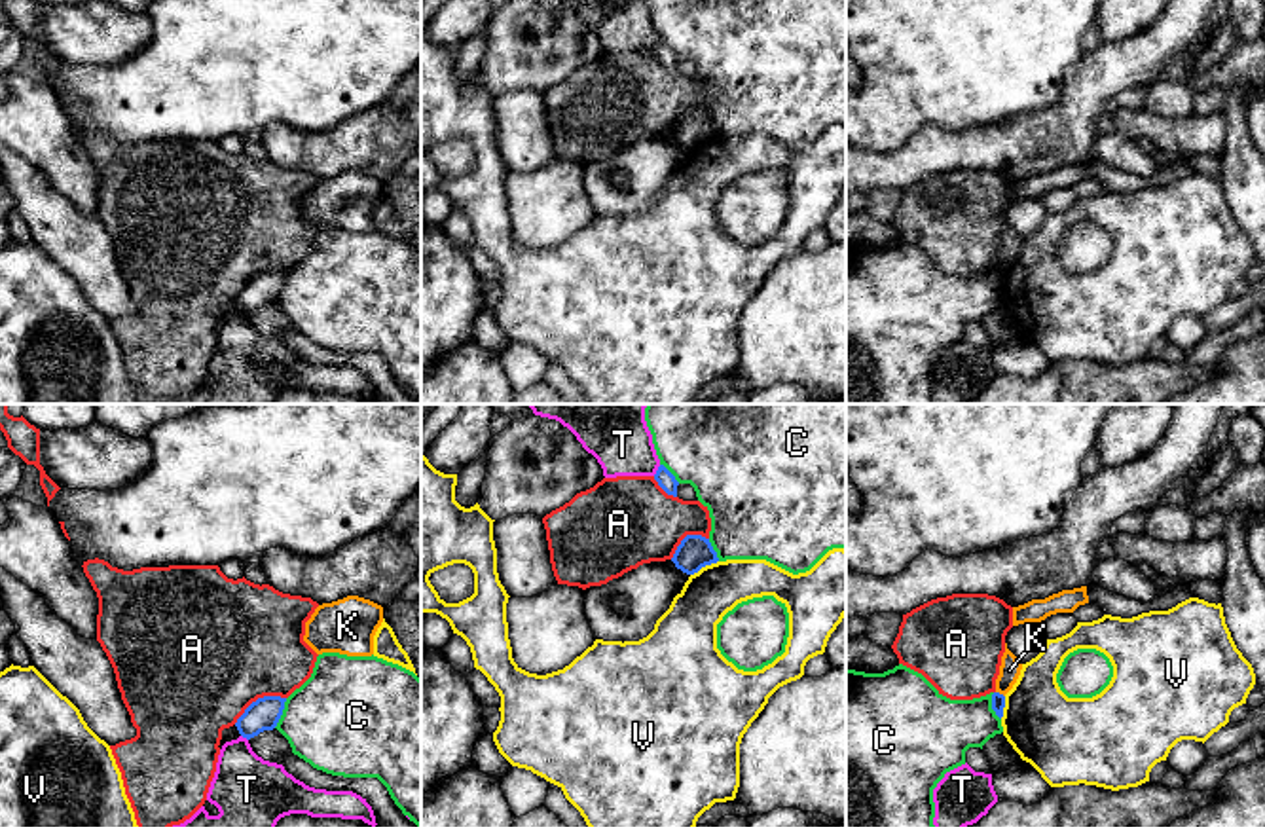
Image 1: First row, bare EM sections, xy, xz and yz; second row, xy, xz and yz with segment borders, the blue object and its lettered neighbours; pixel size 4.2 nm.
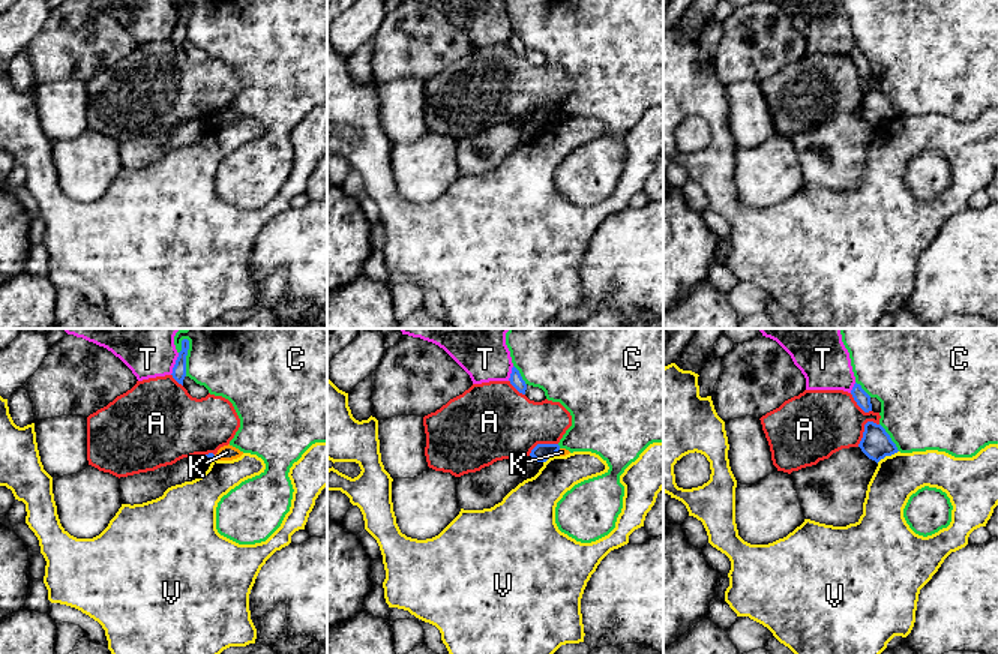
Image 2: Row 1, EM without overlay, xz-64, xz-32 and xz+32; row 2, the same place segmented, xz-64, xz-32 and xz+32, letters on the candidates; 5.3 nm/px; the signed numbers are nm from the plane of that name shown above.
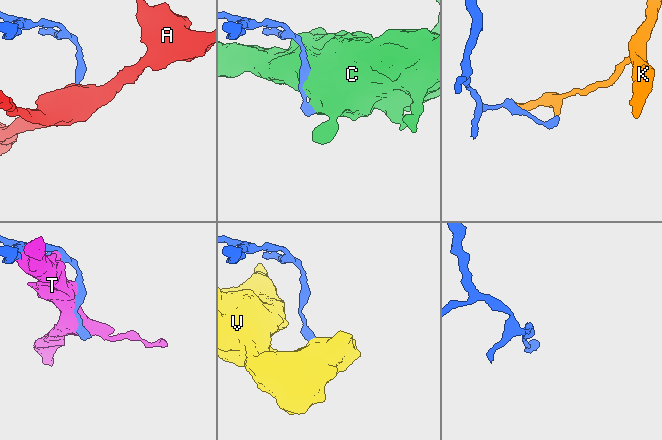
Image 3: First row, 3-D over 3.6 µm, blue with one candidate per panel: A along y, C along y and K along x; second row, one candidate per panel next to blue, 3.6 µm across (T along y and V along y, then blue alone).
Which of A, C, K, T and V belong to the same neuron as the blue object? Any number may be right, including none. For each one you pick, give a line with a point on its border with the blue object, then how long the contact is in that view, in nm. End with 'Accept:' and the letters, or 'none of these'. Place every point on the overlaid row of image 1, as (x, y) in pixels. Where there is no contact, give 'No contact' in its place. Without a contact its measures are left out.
Accept: none of these

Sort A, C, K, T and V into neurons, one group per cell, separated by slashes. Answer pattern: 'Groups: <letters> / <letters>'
Groups: A / C / K / T / V

